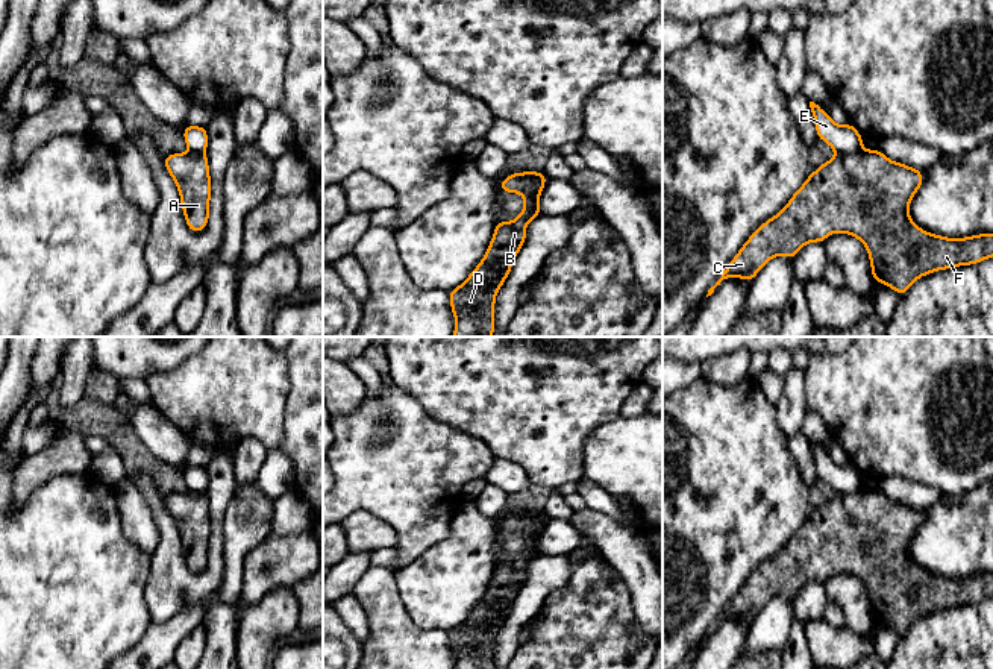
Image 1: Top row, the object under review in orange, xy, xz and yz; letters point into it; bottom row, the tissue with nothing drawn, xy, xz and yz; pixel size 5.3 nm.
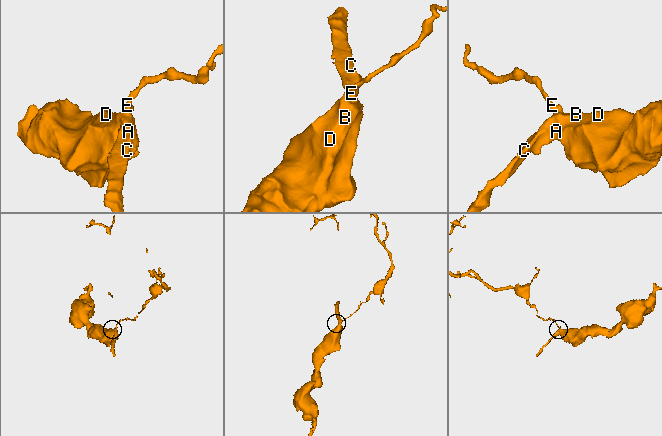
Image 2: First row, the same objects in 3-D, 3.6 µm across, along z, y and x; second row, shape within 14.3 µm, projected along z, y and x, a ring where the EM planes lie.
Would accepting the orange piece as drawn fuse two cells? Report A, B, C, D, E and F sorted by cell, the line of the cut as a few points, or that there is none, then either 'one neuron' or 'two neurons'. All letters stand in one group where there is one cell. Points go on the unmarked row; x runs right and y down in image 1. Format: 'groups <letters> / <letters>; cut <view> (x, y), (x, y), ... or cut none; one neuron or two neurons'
groups A B C D F / E; cut yz (860, 487), (852, 492), (837, 493); two neurons

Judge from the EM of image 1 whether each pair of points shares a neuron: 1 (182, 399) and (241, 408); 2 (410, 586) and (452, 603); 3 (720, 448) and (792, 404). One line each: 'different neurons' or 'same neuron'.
1: same neuron
2: same neuron
3: different neurons

